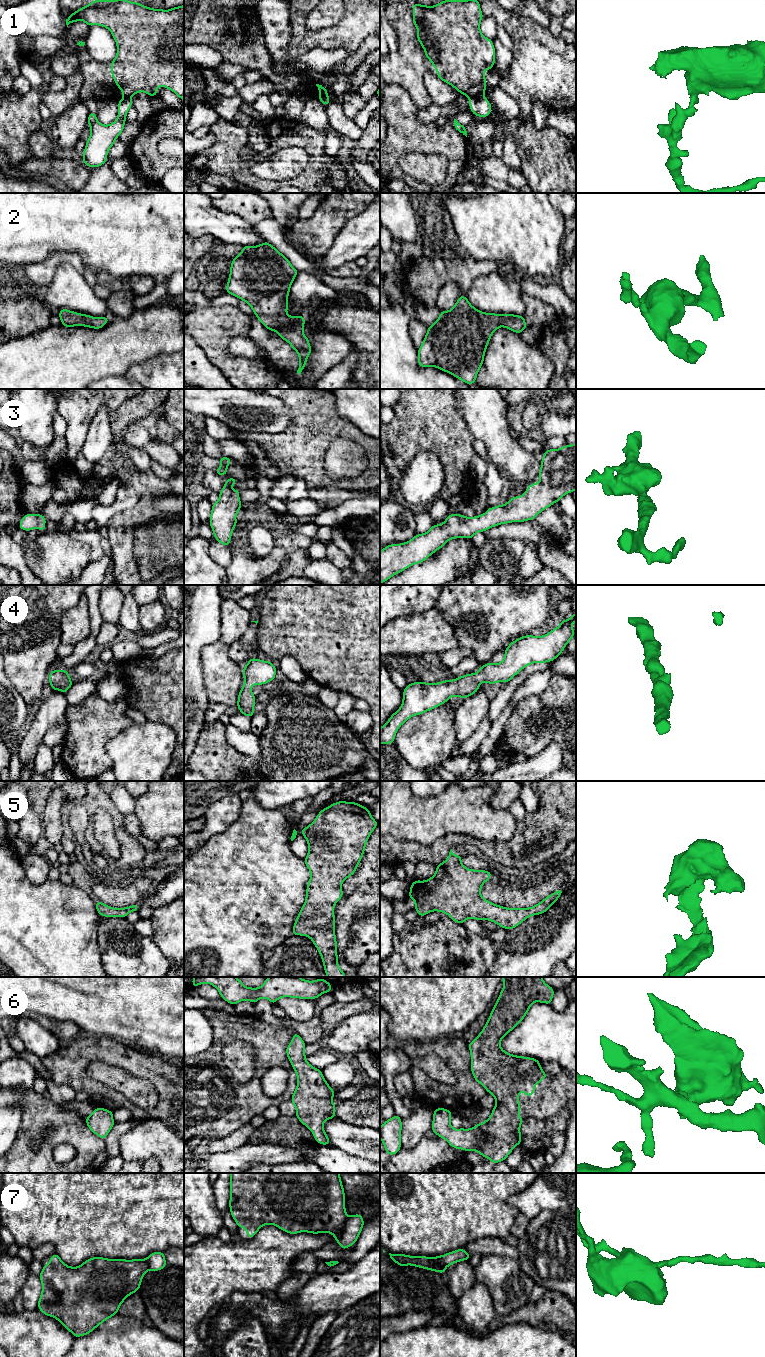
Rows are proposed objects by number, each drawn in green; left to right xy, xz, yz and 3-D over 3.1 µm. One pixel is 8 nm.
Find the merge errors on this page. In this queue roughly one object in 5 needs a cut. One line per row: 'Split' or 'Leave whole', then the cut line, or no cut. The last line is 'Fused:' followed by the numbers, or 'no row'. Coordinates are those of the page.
1: Split. Split along yz (482, 93), (469, 99)
2: Leave whole. No split
3: Leave whole. No split
4: Leave whole. No split
5: Leave whole. No split
6: Leave whole. No split
7: Split. Split along xz (348, 1217), (341, 1234), (335, 1240)
Fused: 1, 7

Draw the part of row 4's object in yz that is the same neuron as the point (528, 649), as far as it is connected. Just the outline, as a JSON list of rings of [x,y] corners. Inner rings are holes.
[[[572,613],[569,620],[562,620],[557,628],[544,636],[525,635],[512,641],[504,650],[505,657],[500,663],[489,662],[479,667],[477,673],[435,684],[419,681],[408,684],[403,690],[401,707],[380,728],[380,744],[394,743],[397,730],[409,718],[443,705],[452,696],[461,699],[472,696],[479,690],[482,681],[490,685],[508,683],[530,664],[555,660],[576,634],[572,628],[574,622],[576,613]]]

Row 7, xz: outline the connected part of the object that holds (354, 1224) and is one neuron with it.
[[[361,1214],[348,1217],[340,1237],[336,1240],[337,1243],[340,1244],[342,1250],[356,1243],[363,1226],[364,1220]]]

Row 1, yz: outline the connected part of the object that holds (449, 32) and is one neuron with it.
[[[444,0],[435,6],[413,5],[413,24],[417,27],[417,40],[425,50],[425,56],[438,72],[438,78],[454,87],[458,93],[469,99],[478,97],[487,88],[486,77],[483,73],[492,69],[495,63],[495,47],[491,39],[486,38],[480,31],[480,22],[484,15],[478,0]]]

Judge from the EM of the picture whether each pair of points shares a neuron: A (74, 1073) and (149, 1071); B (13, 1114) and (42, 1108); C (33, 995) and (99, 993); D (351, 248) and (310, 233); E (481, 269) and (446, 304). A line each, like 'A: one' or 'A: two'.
A: one
B: two
C: one
D: two
E: two

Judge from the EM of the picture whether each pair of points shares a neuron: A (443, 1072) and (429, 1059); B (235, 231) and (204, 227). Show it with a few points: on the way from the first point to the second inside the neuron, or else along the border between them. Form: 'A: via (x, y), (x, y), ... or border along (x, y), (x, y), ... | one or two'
A: via (440, 1070), (432, 1062) | one
B: via (227, 227), (212, 227) | one

